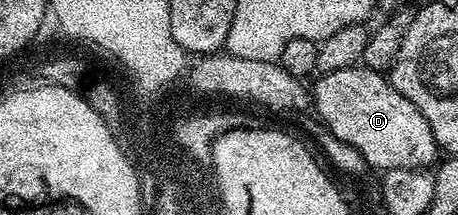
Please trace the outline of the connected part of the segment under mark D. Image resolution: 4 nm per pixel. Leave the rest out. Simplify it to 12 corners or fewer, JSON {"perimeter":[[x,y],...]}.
{"perimeter":[[381,72],[312,85],[322,125],[378,171],[426,169],[428,119]]}

